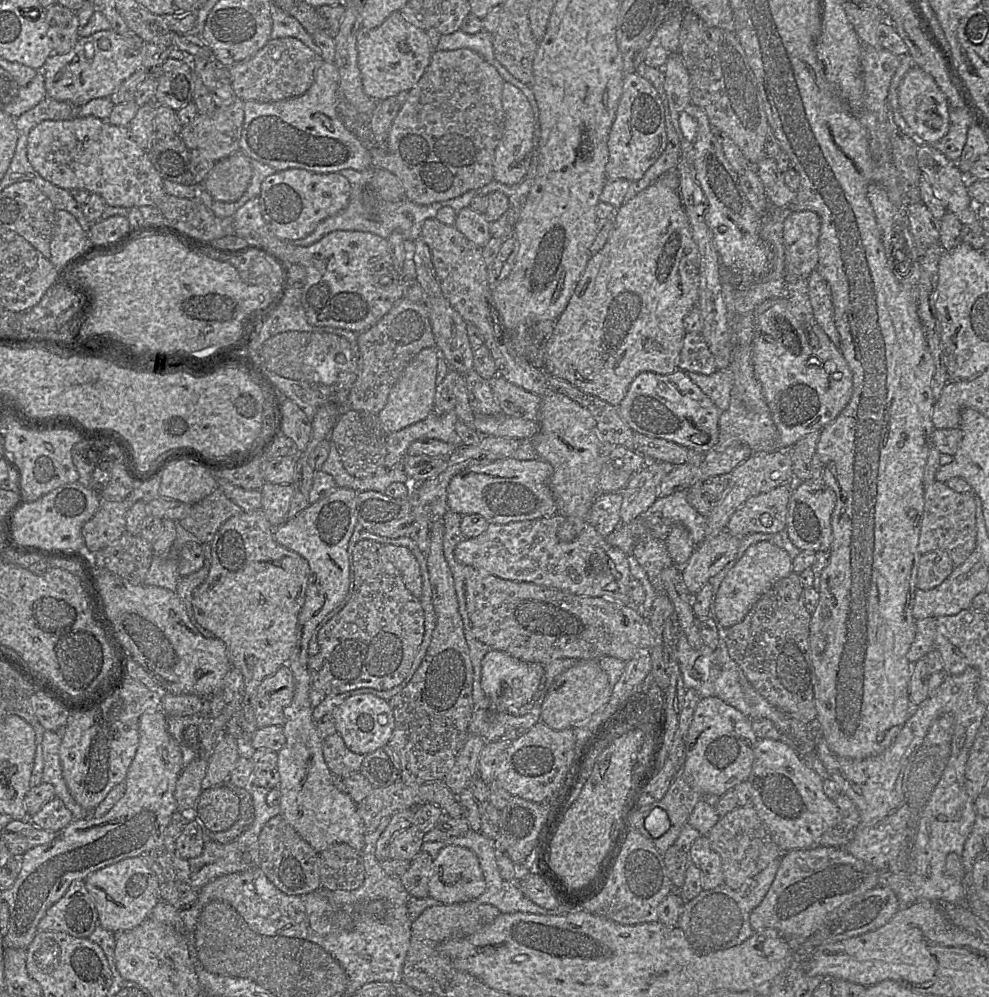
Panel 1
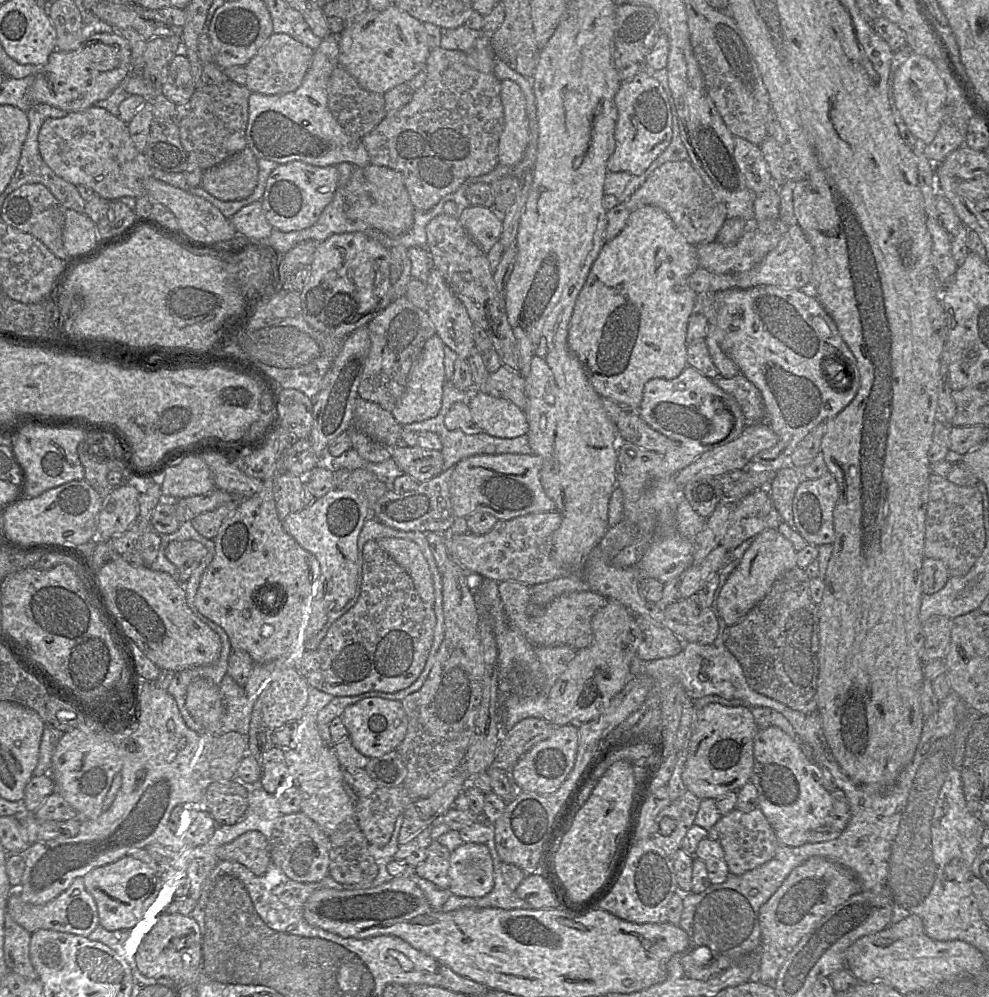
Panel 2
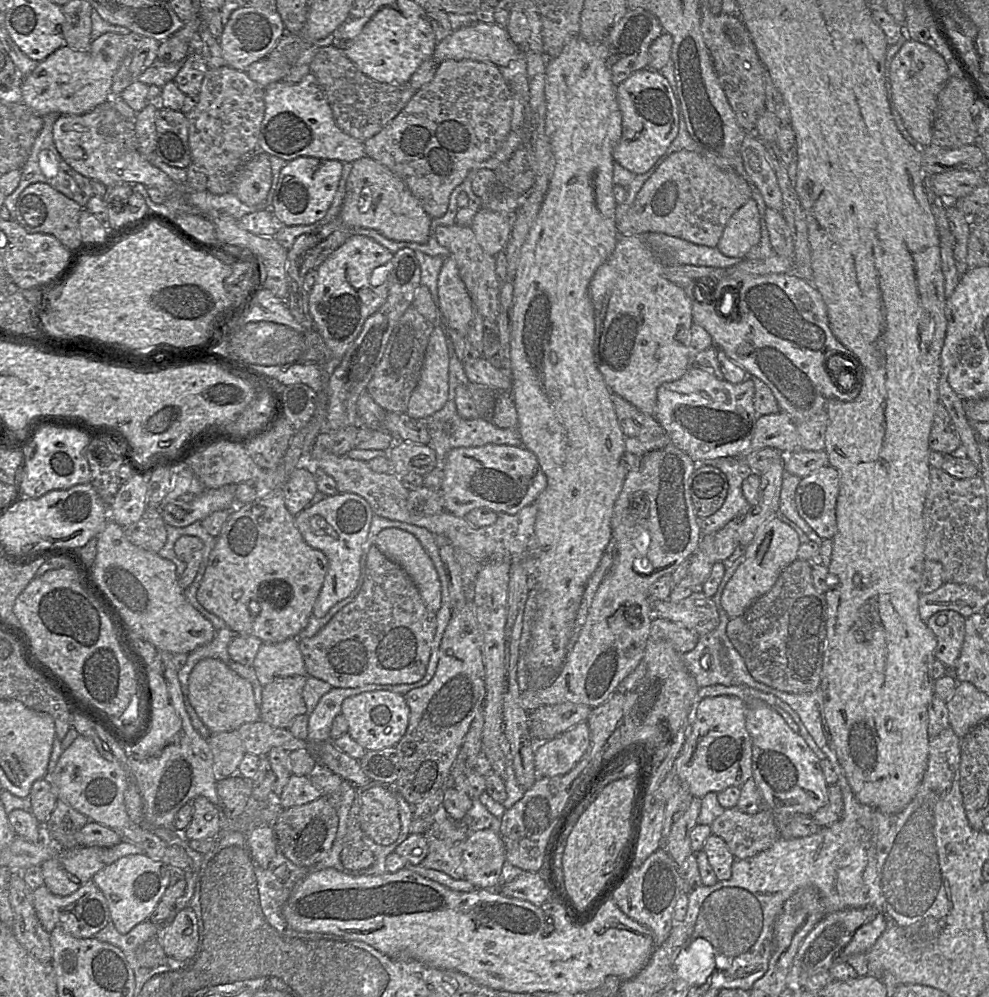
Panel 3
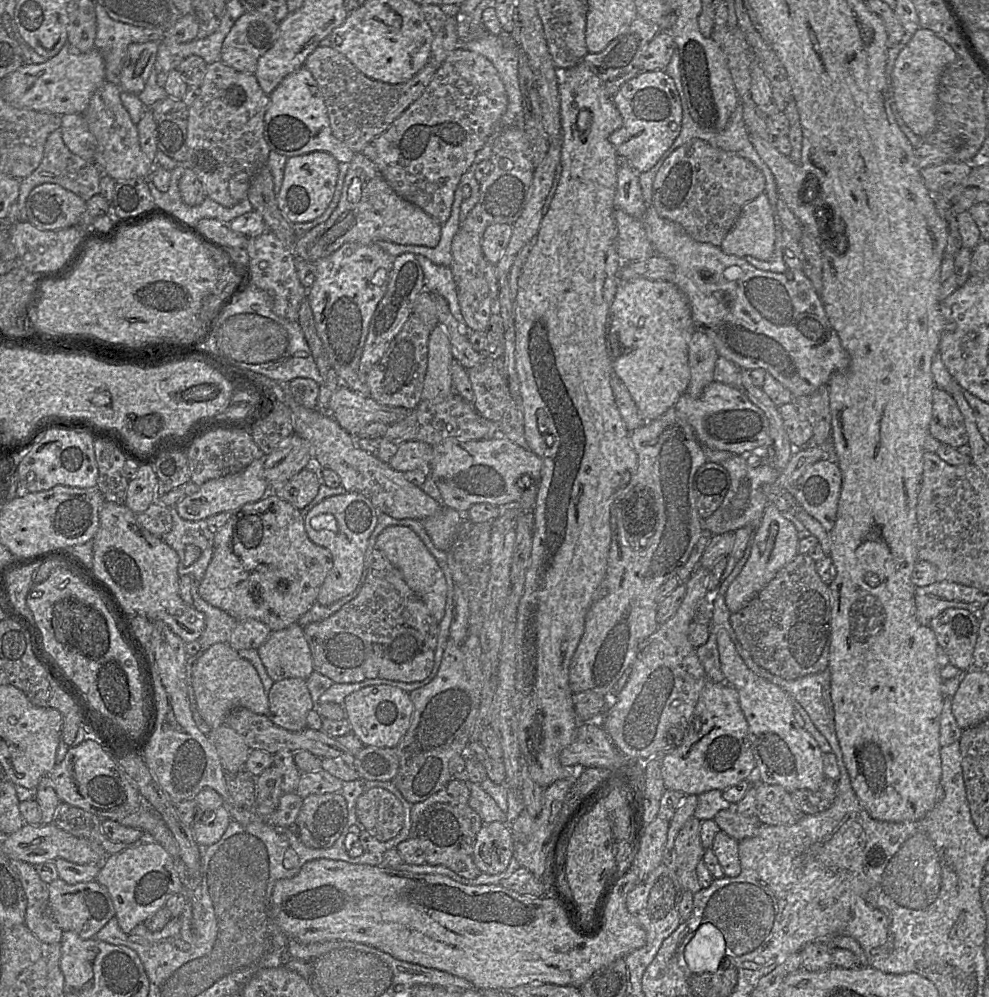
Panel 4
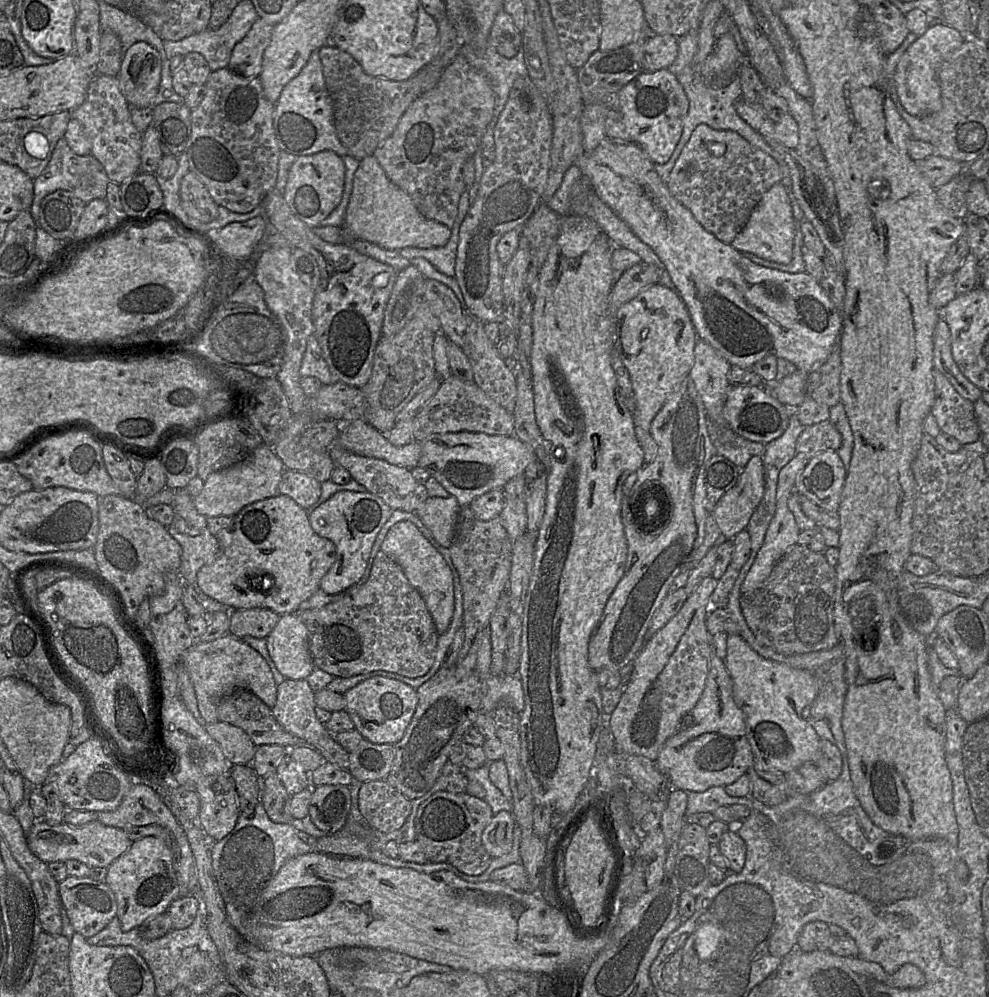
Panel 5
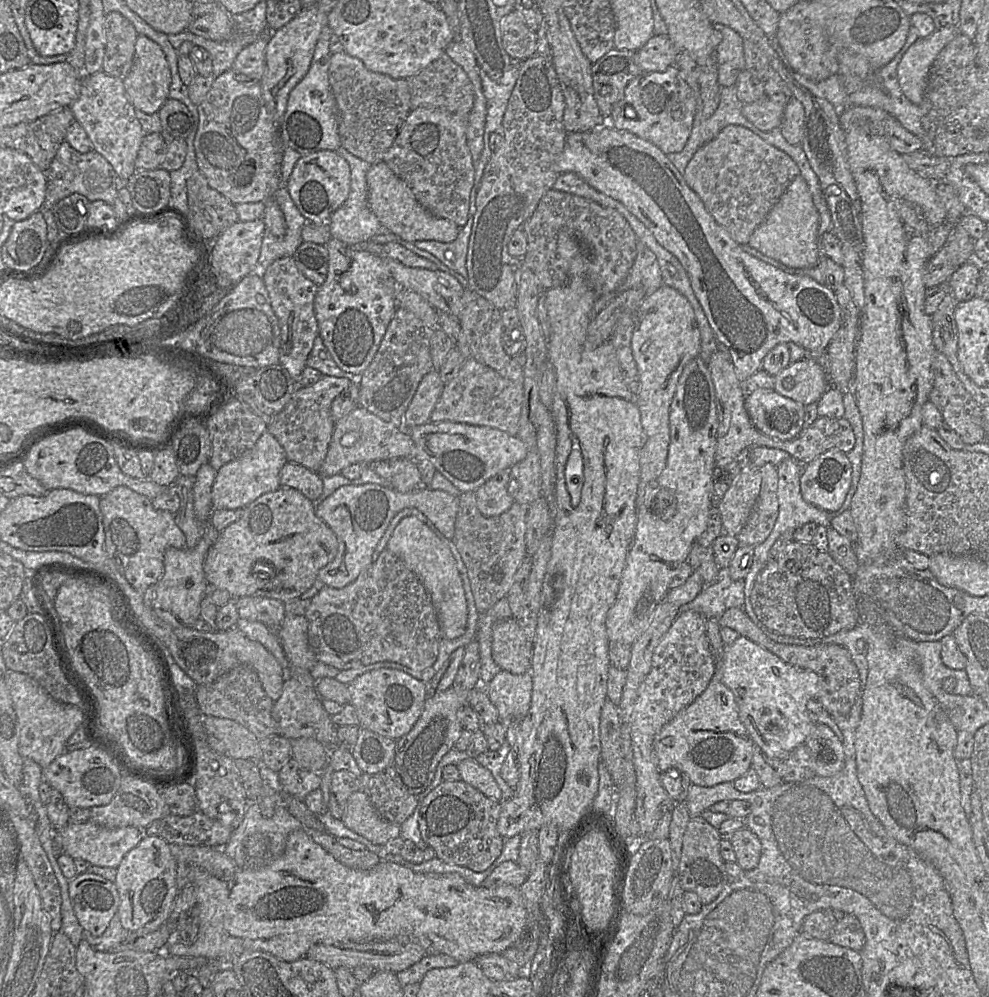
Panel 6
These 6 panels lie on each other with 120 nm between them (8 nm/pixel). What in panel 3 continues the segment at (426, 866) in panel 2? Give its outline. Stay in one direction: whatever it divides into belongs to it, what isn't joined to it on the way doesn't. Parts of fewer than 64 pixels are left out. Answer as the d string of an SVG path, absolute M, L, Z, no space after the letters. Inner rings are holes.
M449 815L445 818L436 818L430 828L423 834L428 843L428 854L419 864L424 868L435 869L454 879L464 878L462 855L466 841L471 832L462 821L456 821Z

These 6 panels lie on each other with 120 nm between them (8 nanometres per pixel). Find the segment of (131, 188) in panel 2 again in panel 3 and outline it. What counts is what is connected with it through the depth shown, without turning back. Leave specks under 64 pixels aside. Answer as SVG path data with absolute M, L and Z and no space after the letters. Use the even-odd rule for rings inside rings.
M109 103L82 115L60 114L52 131L58 153L73 170L90 180L101 182L108 188L126 184L119 182L119 176L112 170L112 163L126 148L138 150L138 144L132 122L125 120Z

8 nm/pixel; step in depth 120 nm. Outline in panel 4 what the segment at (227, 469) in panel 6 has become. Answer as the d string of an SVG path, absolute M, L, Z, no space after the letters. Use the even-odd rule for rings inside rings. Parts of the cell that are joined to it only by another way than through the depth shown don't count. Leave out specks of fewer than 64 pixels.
M256 459L238 473L205 482L198 492L184 496L175 505L177 513L184 520L199 521L222 512L232 513L245 504L258 502L269 493L269 484L264 478L263 464L264 459Z

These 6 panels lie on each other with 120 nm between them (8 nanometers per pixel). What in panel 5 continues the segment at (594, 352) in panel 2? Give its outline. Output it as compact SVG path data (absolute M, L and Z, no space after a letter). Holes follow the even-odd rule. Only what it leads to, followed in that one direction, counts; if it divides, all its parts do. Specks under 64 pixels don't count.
M656 283L622 305L616 312L616 348L627 368L635 392L633 414L636 438L644 452L644 463L655 460L658 445L650 433L651 422L668 397L688 376L698 340L687 308L679 294Z

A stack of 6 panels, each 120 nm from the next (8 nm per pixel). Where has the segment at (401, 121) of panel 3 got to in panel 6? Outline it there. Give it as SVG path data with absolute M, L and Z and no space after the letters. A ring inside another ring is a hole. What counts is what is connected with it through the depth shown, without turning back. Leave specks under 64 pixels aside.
M435 107L411 109L383 161L408 184L423 208L436 217L454 222L459 228L465 226L469 219L470 194L475 178L475 164L467 144L467 116Z

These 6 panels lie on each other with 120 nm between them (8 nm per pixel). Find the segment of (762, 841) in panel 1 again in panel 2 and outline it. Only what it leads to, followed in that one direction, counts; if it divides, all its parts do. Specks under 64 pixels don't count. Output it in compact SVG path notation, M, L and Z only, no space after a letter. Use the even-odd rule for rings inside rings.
M735 808L721 816L708 831L708 838L721 845L729 872L733 875L742 875L768 862L780 847L773 828L759 808L749 812Z

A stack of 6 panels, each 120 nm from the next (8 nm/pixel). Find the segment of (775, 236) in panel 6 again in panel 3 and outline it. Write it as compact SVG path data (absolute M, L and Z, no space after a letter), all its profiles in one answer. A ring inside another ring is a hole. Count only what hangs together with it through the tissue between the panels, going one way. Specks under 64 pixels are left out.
M750 198L730 217L716 247L726 256L744 258L760 236L760 215L756 202Z

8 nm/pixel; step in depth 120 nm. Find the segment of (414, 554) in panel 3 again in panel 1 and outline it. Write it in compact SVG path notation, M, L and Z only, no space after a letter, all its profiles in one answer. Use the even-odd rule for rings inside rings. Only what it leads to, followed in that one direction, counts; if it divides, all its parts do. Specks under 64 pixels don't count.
M386 545L384 551L400 572L407 590L417 599L422 594L422 576L414 555L405 547Z

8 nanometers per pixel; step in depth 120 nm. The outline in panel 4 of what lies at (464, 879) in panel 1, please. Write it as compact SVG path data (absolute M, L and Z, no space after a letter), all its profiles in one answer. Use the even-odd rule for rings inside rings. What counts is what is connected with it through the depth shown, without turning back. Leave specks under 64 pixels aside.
M494 821L477 833L473 851L475 865L482 873L495 875L505 871L513 857L513 840L508 824Z

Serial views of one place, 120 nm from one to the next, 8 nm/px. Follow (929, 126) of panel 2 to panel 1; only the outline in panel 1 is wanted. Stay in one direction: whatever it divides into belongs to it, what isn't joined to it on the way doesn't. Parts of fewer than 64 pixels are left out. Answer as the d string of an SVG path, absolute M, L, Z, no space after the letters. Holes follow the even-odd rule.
M913 66L902 78L898 87L898 104L902 118L912 131L918 145L934 143L940 140L949 128L949 103L945 94L940 90L934 78Z

